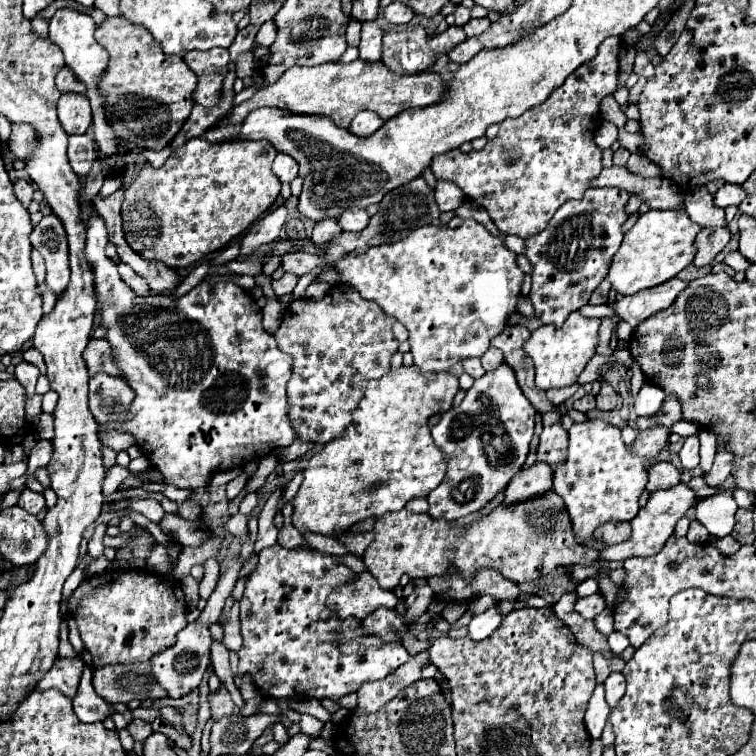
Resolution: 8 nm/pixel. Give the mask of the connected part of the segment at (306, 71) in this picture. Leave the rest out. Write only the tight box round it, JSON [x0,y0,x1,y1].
[205,59,447,143]

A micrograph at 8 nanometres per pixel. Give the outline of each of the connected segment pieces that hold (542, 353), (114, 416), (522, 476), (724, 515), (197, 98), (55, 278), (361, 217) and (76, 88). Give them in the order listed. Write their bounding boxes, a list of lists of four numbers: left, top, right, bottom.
[[523,311,599,391],[89,373,135,425],[503,463,553,507],[695,489,737,537],[183,47,229,107],[29,213,69,297],[337,207,369,231],[57,65,85,93]]

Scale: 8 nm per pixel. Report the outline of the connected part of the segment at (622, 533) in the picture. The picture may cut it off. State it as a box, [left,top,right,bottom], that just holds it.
[595,521,631,545]

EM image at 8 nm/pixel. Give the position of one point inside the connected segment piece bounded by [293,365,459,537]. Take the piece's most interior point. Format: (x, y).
(386, 457)

